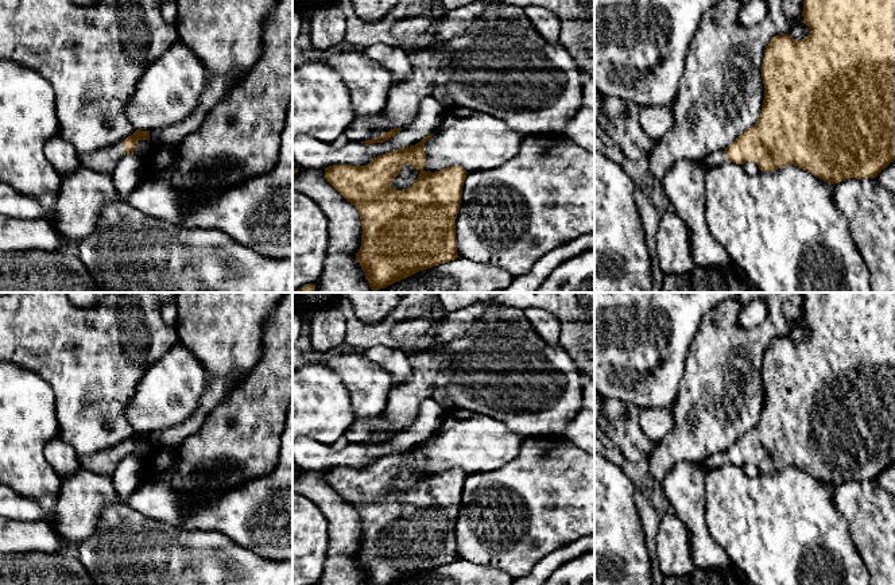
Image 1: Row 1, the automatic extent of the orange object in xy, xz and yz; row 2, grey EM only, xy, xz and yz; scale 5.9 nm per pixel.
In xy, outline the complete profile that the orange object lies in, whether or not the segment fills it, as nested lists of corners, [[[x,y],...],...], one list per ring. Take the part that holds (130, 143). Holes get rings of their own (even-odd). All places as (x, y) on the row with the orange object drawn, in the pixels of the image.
[[[136,129],[131,136],[125,137],[120,143],[97,151],[78,154],[78,159],[81,164],[89,170],[112,175],[117,162],[125,154],[133,154],[139,140],[150,142],[150,131]]]

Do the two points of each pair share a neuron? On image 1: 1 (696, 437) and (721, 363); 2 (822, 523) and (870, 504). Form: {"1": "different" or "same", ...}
{"1": "same", "2": "different"}

